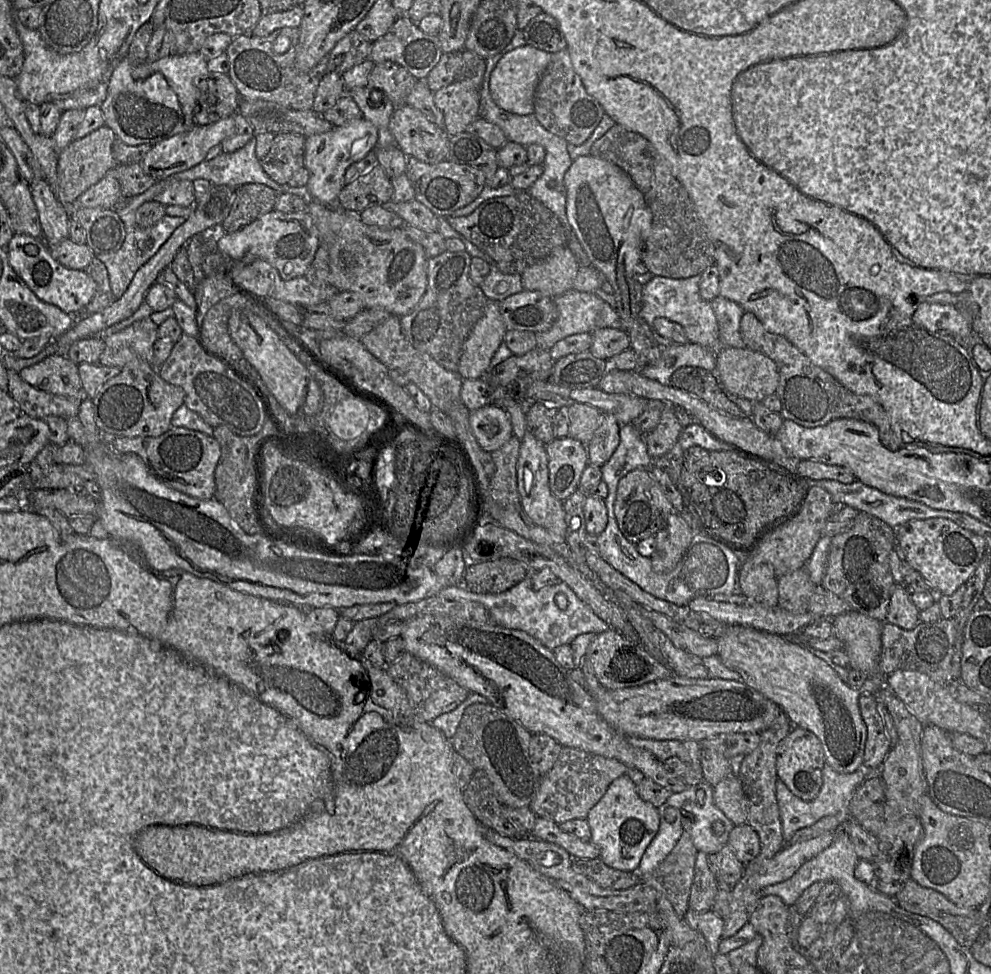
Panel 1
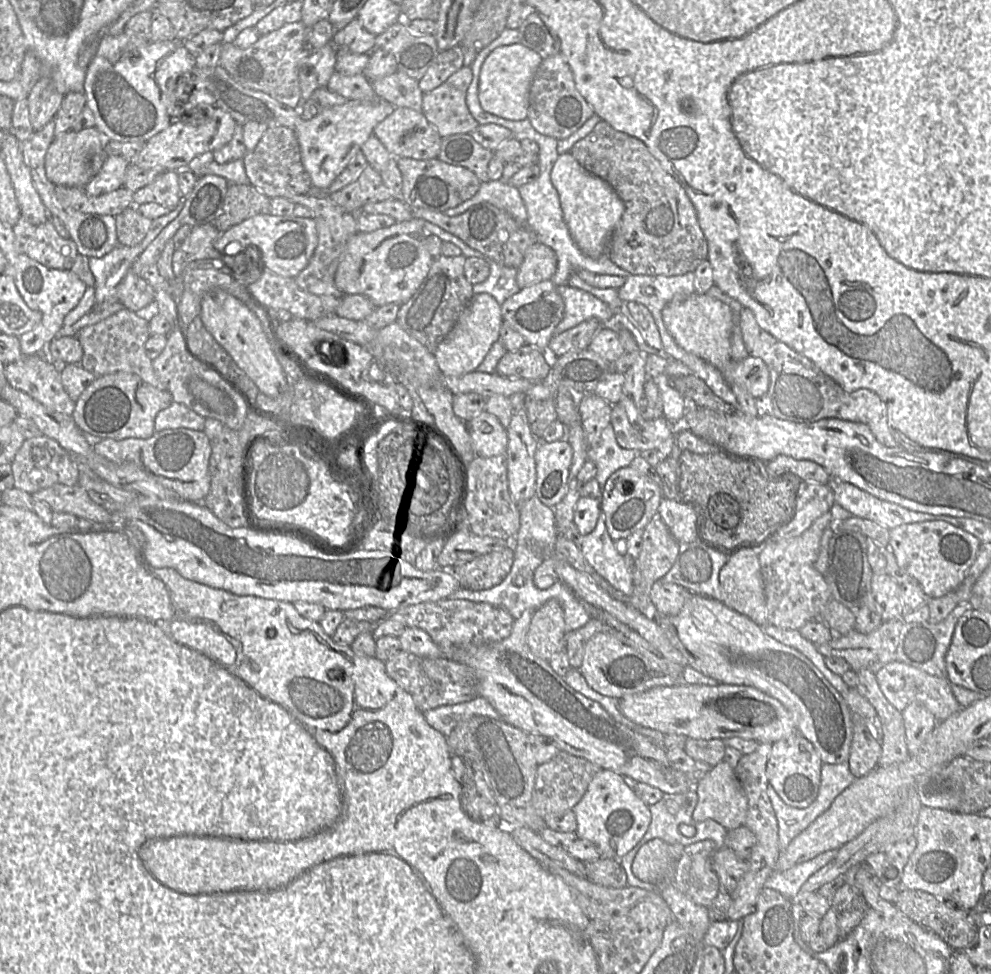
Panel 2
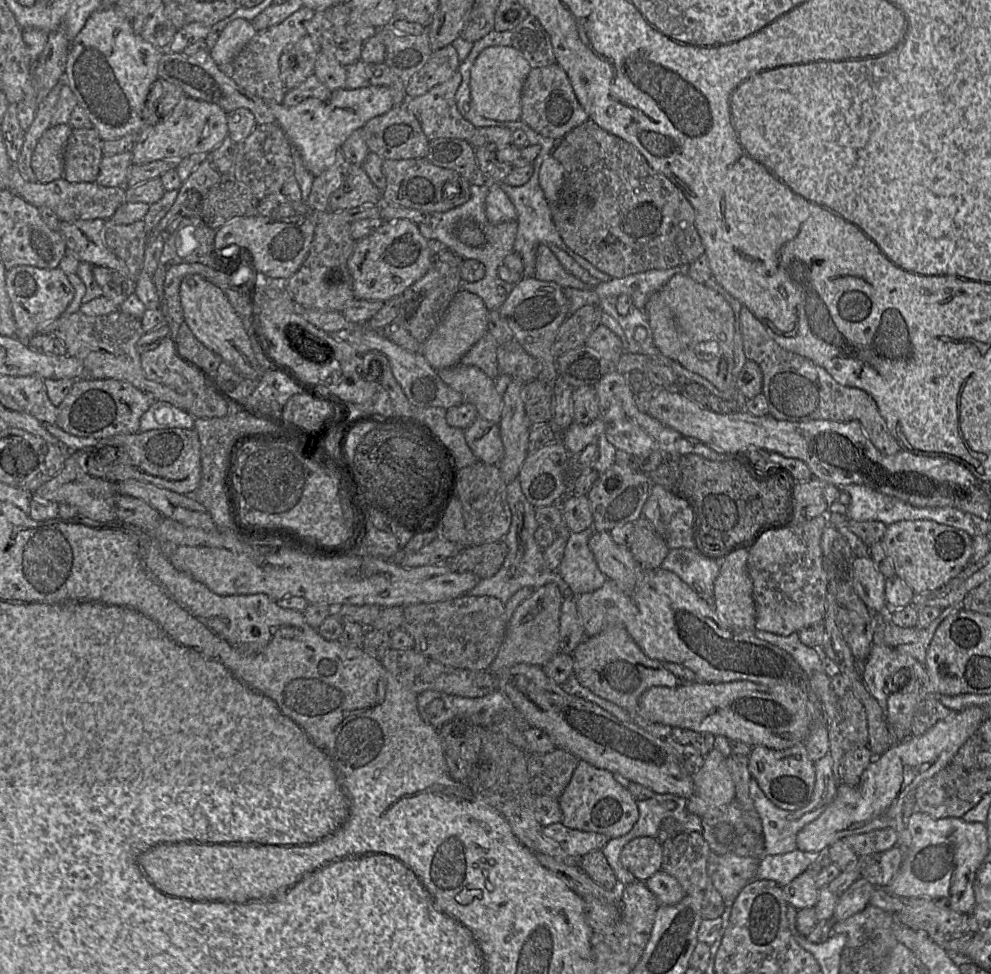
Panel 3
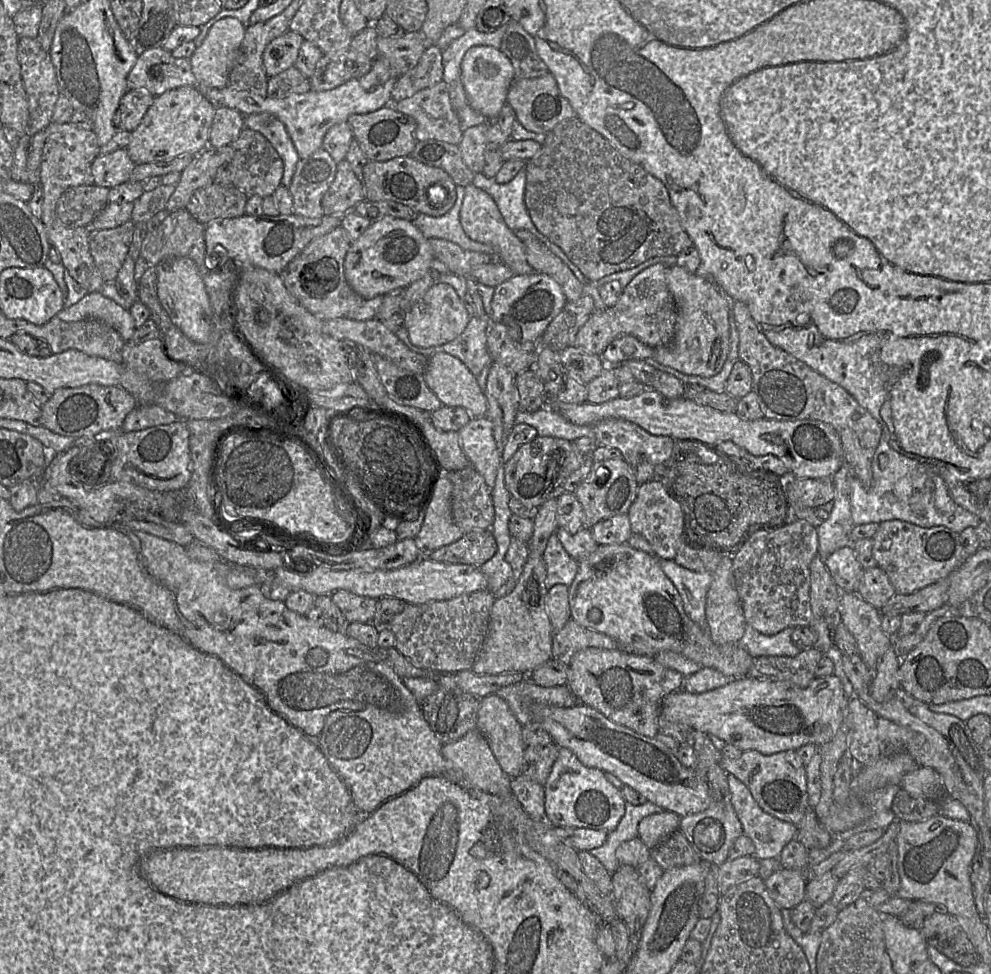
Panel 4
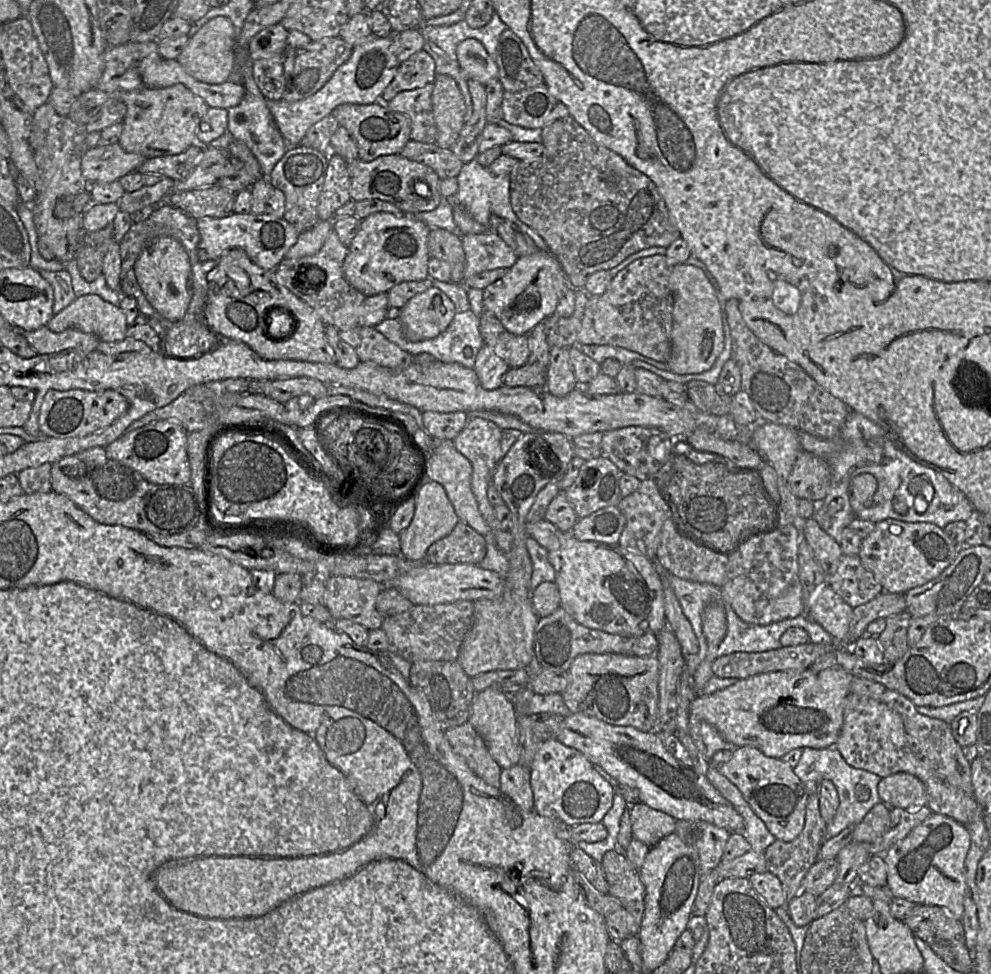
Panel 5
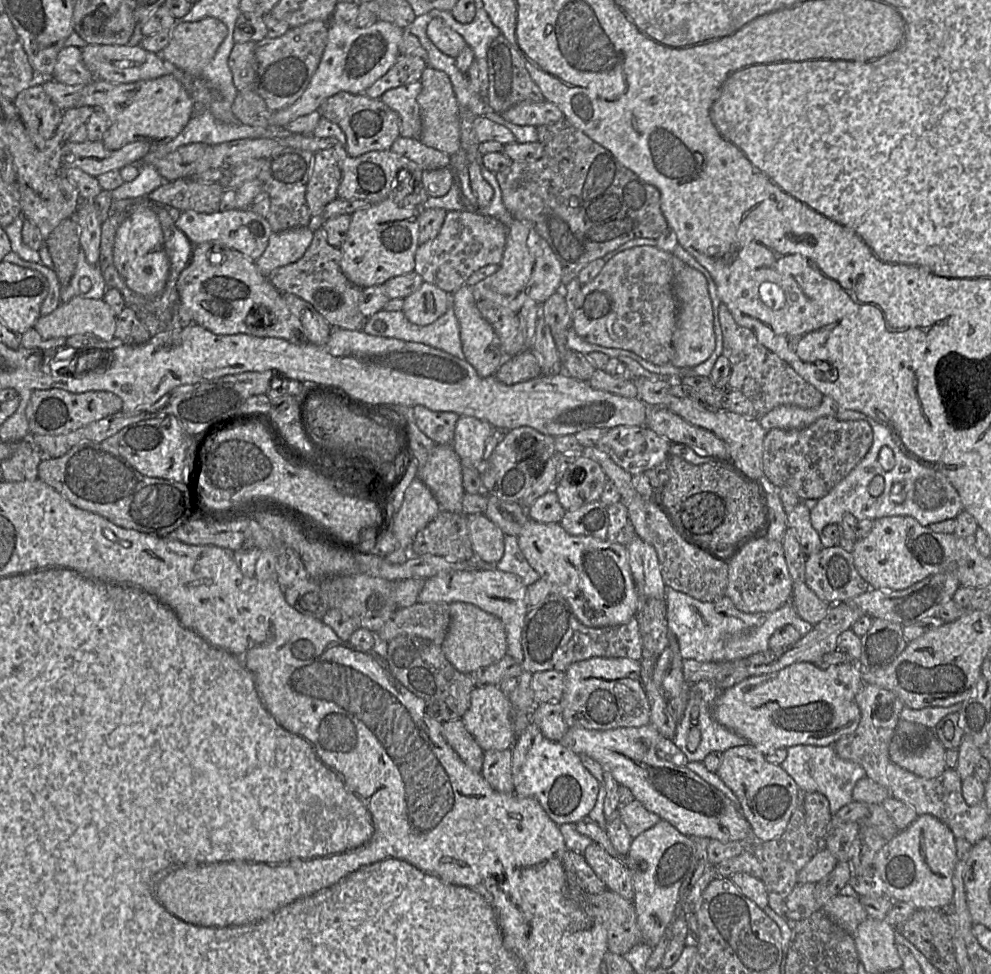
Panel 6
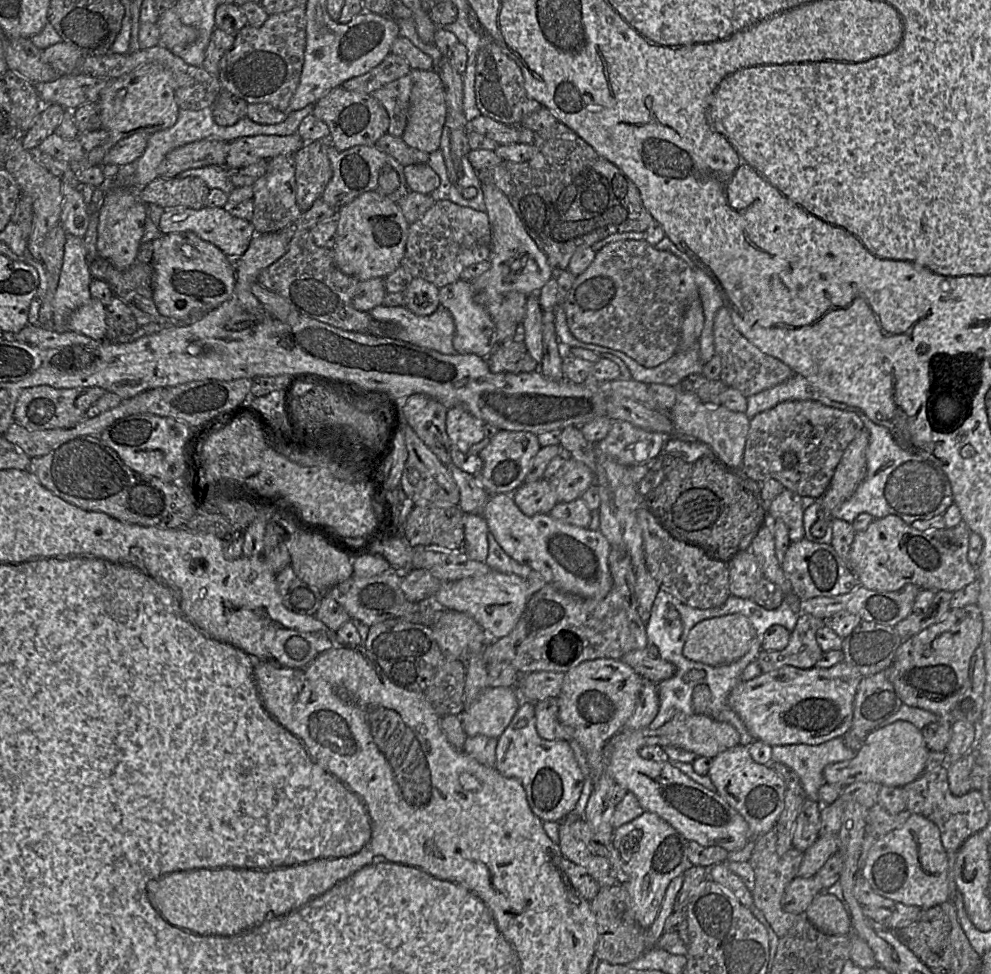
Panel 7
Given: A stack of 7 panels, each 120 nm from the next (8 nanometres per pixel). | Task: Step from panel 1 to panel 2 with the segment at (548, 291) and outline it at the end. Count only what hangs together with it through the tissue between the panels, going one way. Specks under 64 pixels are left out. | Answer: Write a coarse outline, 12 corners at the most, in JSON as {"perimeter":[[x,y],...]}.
{"perimeter":[[536,243],[525,253],[516,282],[524,288],[552,280],[553,249]]}

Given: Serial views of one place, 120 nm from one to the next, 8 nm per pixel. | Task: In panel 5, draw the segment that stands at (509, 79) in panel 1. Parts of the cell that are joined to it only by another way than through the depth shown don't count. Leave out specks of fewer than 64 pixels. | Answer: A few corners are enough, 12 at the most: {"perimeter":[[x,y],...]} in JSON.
{"perimeter":[[466,39],[456,53],[466,79],[498,80],[495,59],[480,41]]}

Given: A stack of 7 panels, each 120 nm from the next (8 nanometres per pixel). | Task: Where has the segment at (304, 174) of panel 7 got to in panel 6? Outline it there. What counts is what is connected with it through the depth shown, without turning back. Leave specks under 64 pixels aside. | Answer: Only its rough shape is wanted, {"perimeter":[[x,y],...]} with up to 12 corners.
{"perimeter":[[333,149],[314,153],[306,188],[312,217],[338,198],[341,169]]}

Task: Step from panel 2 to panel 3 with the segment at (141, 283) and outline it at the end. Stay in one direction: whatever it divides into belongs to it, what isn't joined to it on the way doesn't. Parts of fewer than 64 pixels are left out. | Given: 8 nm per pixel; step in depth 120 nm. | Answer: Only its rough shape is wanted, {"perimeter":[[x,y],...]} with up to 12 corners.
{"perimeter":[[95,266],[102,296],[118,307],[135,293],[136,279]]}

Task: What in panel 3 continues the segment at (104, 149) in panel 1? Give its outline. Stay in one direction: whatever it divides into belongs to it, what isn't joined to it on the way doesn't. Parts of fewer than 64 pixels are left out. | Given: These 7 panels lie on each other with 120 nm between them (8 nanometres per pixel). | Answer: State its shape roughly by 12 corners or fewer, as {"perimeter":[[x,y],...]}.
{"perimeter":[[69,124],[50,126],[31,158],[38,183],[63,177]]}

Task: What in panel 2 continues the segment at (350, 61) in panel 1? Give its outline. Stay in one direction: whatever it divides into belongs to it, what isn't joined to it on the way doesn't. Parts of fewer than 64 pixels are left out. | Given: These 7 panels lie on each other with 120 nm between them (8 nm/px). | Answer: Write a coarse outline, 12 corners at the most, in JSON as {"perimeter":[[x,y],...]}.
{"perimeter":[[356,18],[336,29],[336,51],[369,54],[375,39]]}

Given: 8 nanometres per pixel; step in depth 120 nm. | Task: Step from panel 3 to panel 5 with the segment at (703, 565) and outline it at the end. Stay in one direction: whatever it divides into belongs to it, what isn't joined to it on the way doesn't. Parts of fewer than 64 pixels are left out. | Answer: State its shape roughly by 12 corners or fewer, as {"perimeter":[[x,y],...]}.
{"perimeter":[[666,572],[699,645],[707,655],[702,614],[722,601],[721,587],[691,582]]}

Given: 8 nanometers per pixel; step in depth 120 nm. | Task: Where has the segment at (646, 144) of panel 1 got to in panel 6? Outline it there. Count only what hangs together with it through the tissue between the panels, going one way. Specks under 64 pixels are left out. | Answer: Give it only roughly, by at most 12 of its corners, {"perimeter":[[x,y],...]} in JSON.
{"perimeter":[[566,118],[496,173],[562,285],[668,228],[660,192]]}

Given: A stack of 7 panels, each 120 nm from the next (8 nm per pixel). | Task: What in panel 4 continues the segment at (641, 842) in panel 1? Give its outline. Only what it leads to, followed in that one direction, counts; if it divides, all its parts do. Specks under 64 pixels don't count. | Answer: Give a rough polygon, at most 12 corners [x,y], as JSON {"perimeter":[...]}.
{"perimeter":[[561,747],[544,784],[546,822],[613,831],[626,800]]}

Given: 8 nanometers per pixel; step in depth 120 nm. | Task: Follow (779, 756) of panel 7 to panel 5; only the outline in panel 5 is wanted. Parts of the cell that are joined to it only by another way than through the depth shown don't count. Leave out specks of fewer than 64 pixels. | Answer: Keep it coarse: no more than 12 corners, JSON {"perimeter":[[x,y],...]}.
{"perimeter":[[835,746],[803,748],[793,771],[808,795],[822,780],[839,806],[825,840],[881,802],[881,777],[849,765]]}

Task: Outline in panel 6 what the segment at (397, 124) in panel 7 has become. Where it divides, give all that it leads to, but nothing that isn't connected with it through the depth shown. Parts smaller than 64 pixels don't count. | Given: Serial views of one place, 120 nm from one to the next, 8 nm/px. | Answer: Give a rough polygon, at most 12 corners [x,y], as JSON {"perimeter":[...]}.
{"perimeter":[[417,81],[386,91],[380,100],[401,119],[400,136],[419,139]]}

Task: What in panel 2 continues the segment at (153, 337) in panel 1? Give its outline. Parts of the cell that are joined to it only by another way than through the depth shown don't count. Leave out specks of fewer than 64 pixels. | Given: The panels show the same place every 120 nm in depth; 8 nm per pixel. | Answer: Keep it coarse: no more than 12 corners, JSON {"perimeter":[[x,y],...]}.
{"perimeter":[[124,308],[79,331],[79,364],[166,390],[145,351],[148,321]]}

